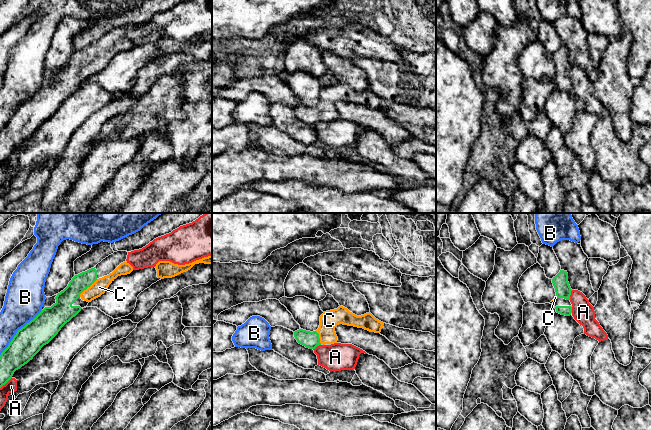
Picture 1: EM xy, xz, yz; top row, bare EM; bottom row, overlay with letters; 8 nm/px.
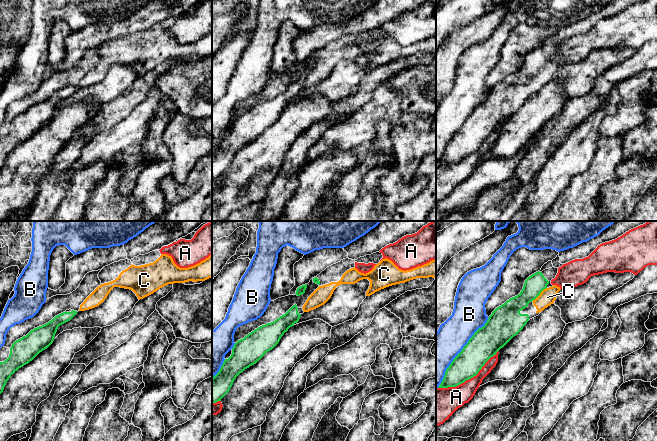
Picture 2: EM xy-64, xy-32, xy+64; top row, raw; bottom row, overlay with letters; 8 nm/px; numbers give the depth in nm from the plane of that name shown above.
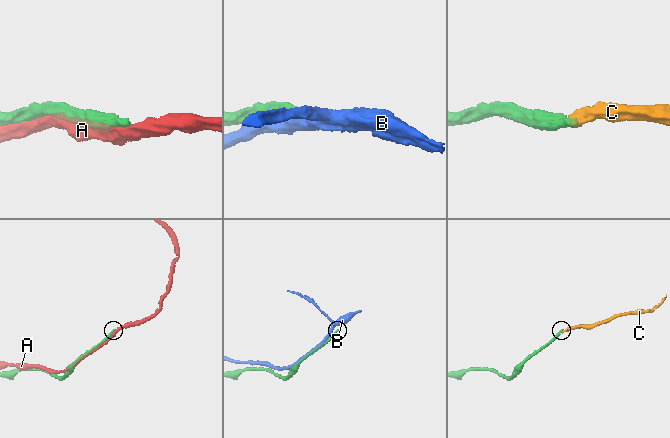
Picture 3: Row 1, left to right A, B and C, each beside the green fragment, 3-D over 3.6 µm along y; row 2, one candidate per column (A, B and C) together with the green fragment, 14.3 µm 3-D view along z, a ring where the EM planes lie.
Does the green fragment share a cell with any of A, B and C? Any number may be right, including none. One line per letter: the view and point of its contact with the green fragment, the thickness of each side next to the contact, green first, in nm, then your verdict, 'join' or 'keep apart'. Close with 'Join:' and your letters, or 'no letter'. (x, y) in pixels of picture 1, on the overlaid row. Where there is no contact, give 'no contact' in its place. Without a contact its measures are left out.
A: xy (5, 383) | 200/100 nm | keep apart
B: xy (17, 331) | 240/300 nm | keep apart
C: xy (87, 287) | 150/120 nm | join
Join: C

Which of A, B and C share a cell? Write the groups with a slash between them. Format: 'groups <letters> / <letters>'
groups A / B / C

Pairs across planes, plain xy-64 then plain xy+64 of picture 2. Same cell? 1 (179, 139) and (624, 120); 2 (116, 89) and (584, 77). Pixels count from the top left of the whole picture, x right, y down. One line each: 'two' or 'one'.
1: two
2: one

